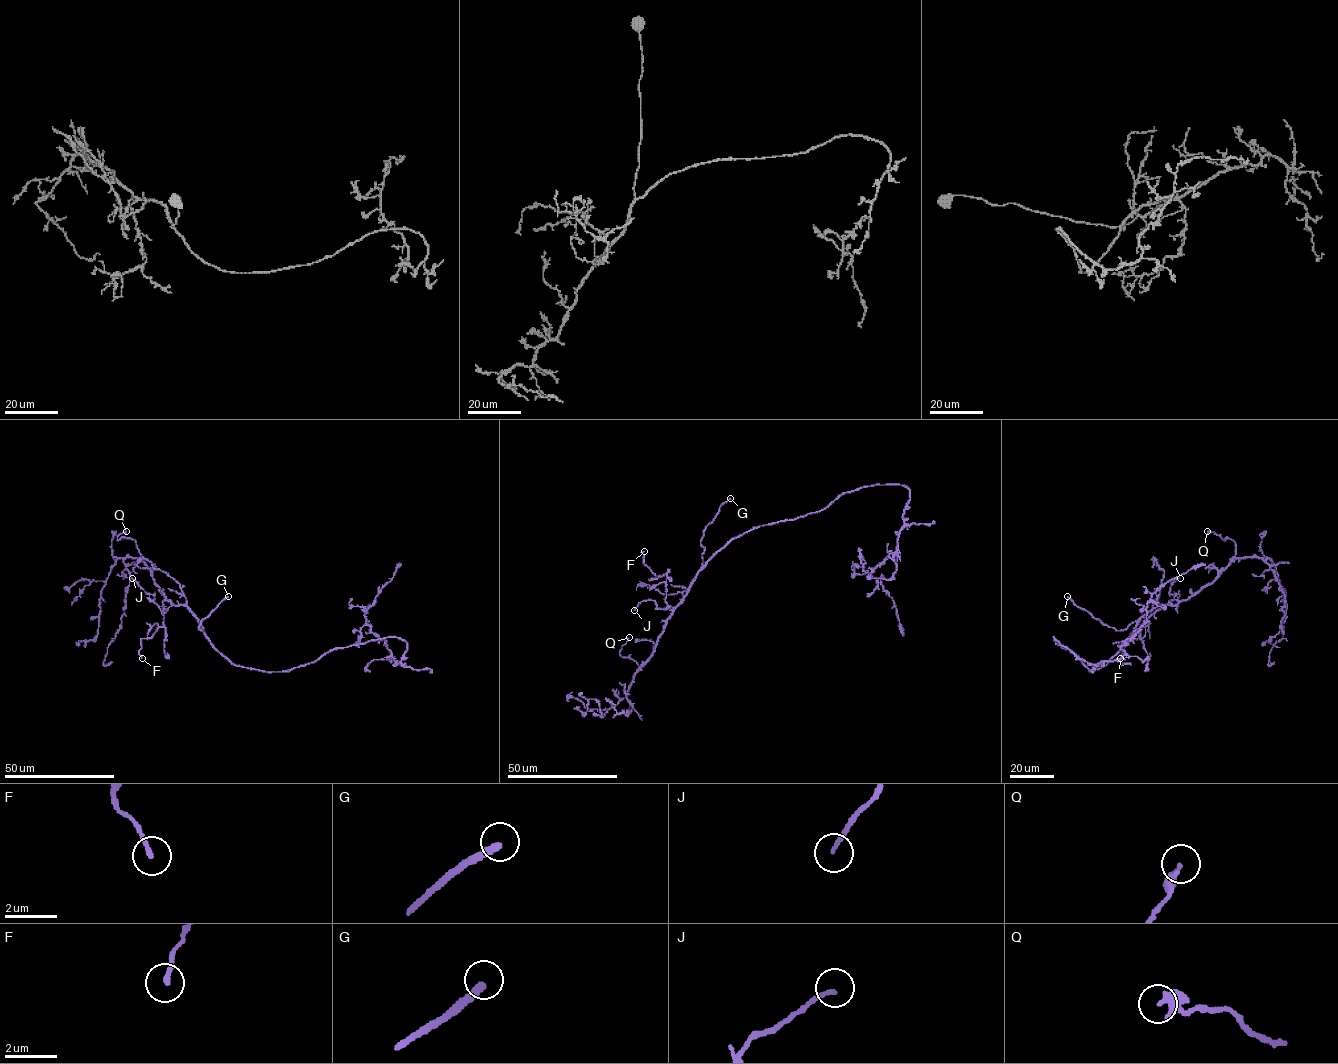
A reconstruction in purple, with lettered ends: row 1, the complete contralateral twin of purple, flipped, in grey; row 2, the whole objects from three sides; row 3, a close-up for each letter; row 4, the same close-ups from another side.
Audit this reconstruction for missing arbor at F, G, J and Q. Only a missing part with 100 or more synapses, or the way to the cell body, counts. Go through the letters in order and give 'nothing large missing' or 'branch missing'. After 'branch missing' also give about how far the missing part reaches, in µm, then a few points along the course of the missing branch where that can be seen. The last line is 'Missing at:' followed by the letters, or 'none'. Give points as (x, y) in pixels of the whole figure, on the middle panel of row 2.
F: nothing large missing
G: branch missing | 20 µm | (730, 498), (740, 487), (731, 475), (729, 467)
J: nothing large missing
Q: nothing large missing
Missing at: G

